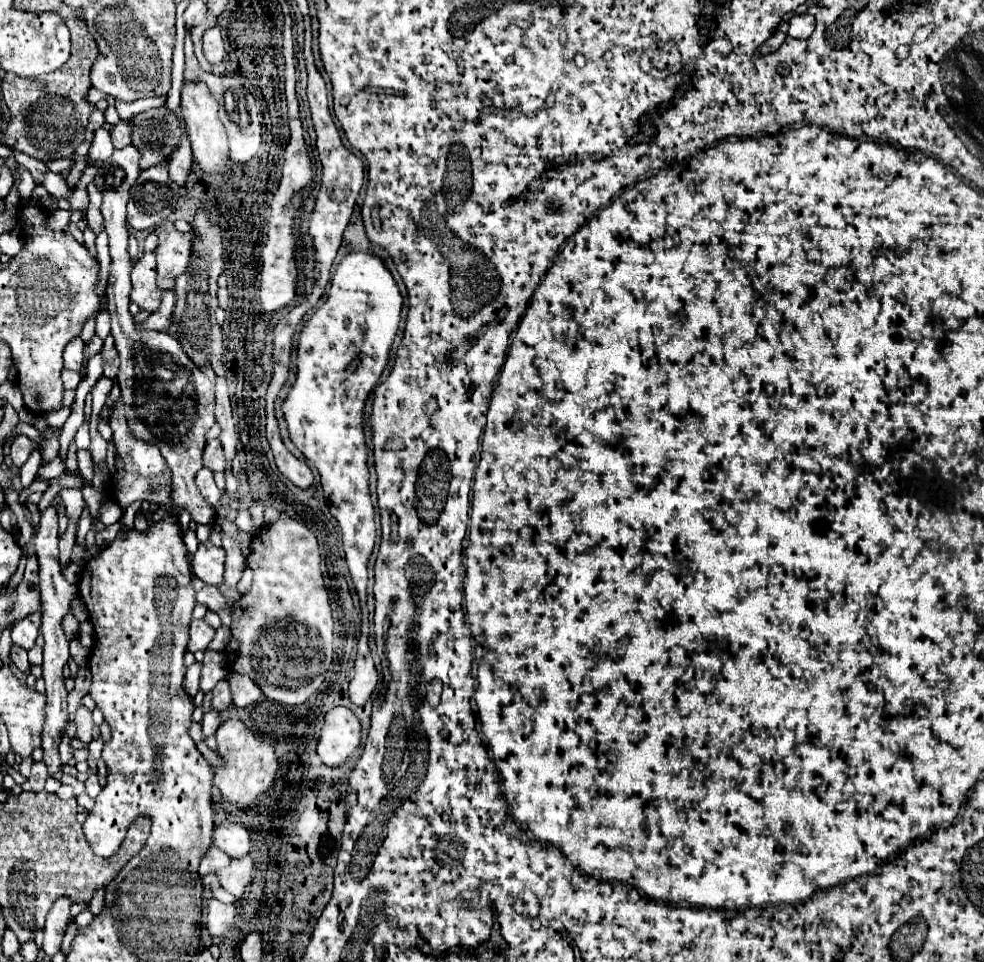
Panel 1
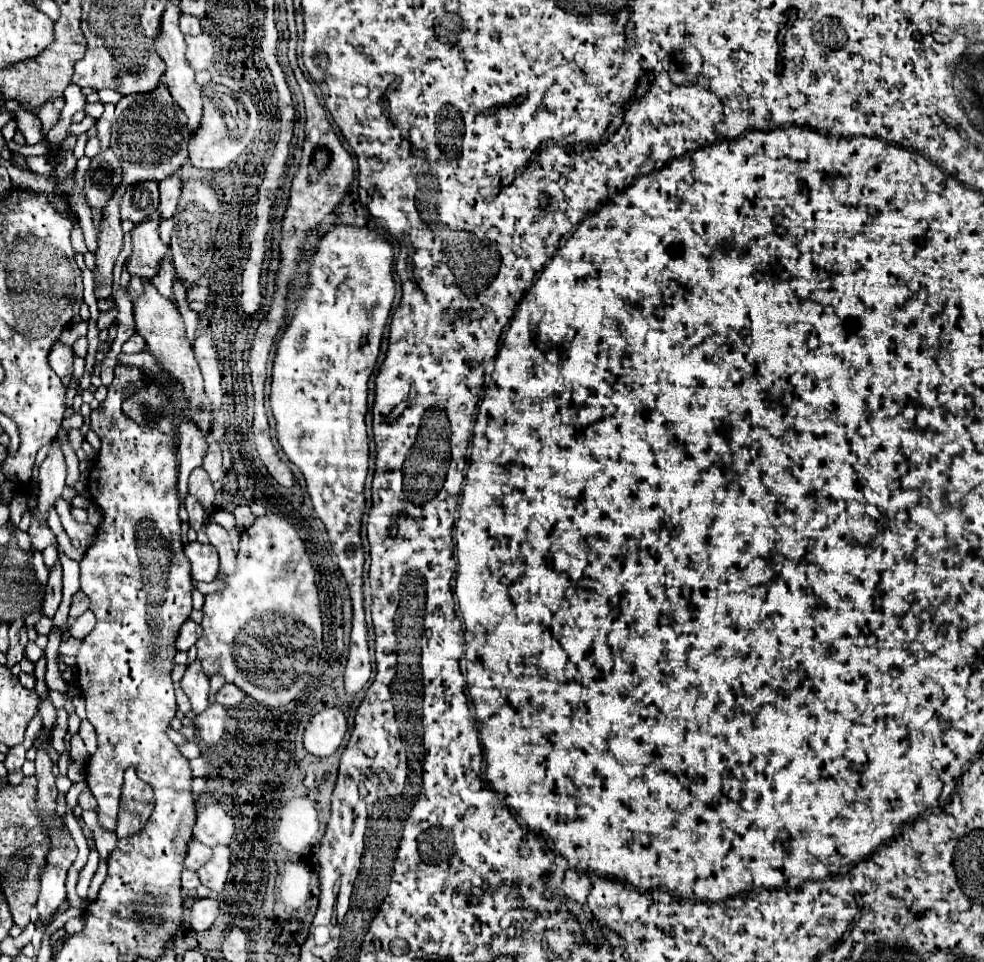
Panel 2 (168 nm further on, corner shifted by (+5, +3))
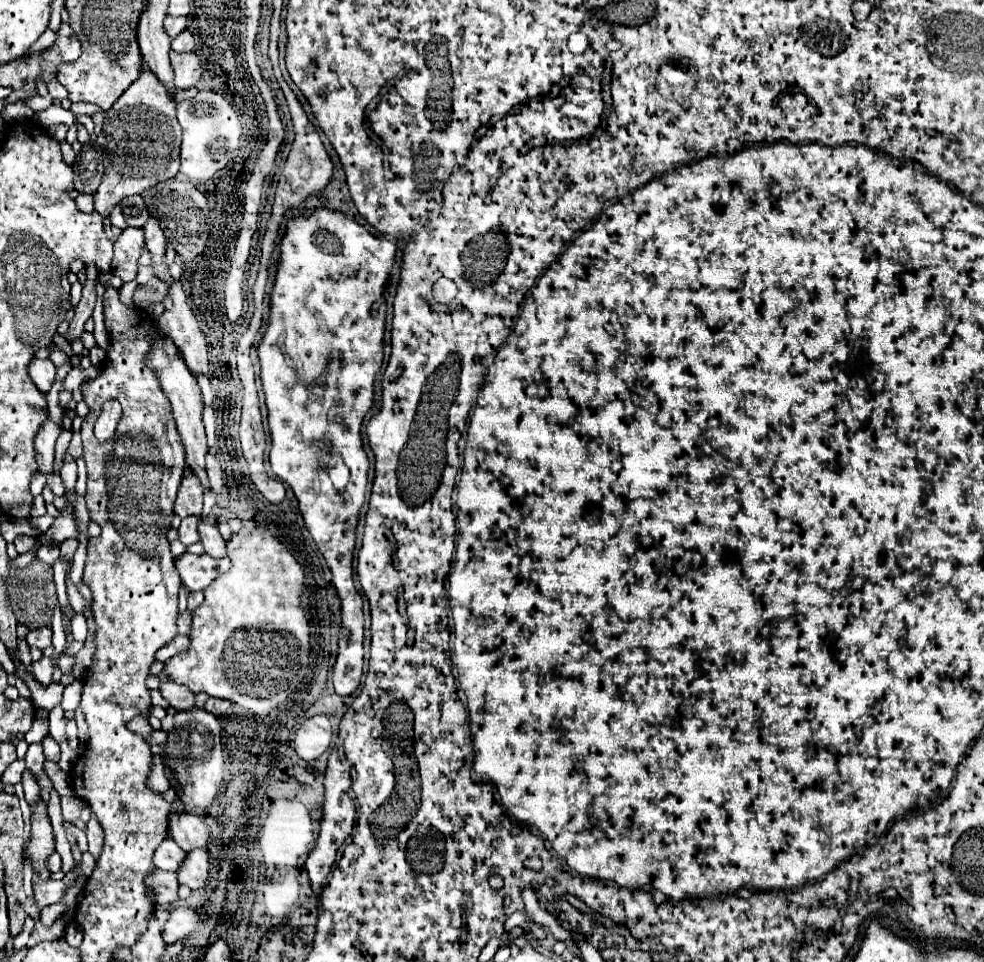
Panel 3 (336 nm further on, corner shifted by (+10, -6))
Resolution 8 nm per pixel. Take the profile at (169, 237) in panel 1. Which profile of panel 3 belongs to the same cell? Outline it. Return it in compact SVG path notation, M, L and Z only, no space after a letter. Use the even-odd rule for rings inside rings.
M124 229L122 235L114 243L114 259L112 273L122 281L134 281L138 273L138 259L144 251L144 229Z

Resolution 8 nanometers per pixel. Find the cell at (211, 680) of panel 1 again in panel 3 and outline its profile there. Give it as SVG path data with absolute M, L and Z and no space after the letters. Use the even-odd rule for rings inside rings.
M166 681L166 683L160 685L160 691L162 691L164 699L166 699L174 709L178 709L178 711L188 711L188 709L194 707L196 695L194 695L188 687L184 687L184 685L180 685L180 683Z

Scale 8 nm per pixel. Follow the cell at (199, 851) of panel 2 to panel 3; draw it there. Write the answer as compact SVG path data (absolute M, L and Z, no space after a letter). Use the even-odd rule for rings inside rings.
M170 837L156 849L156 867L158 869L168 869L168 871L176 871L176 867L180 867L186 861L184 849L180 849Z

